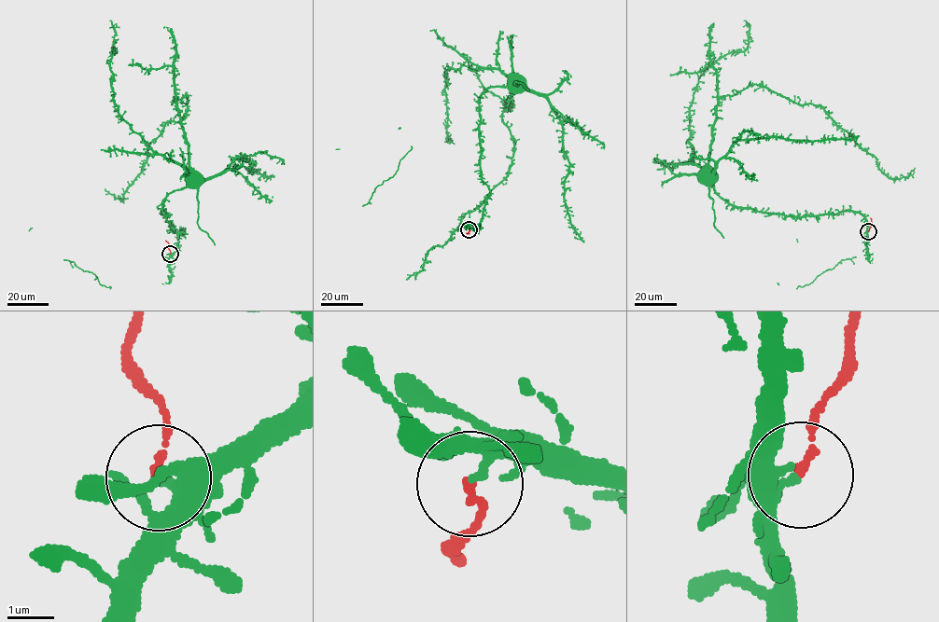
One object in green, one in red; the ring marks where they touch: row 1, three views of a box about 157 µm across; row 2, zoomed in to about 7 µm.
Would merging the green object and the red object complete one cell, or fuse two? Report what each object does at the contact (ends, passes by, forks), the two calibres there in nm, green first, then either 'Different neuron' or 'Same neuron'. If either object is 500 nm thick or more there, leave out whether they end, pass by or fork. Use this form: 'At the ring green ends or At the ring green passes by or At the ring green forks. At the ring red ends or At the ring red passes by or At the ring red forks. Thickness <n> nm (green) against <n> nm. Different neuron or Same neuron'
At the ring green ends. At the ring red ends. Thickness 220 nm (green) against 160 nm. Different neuron

